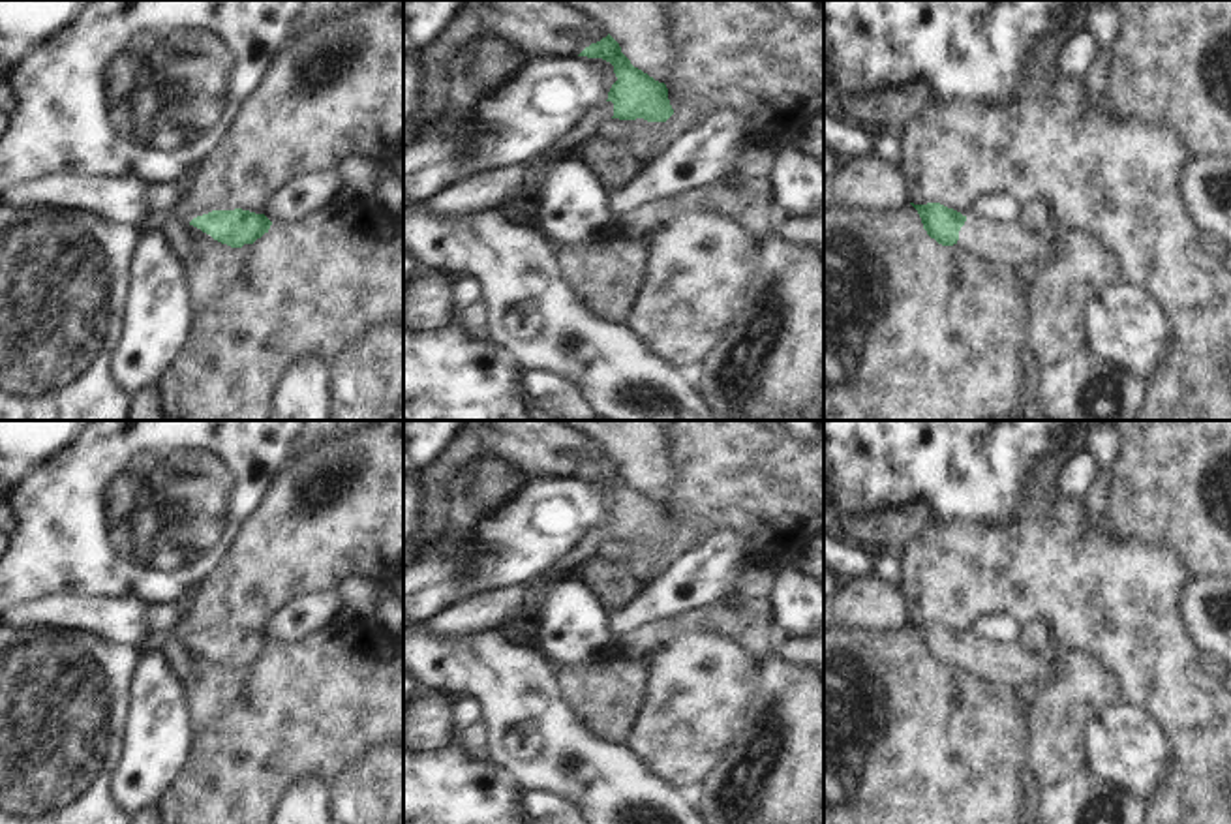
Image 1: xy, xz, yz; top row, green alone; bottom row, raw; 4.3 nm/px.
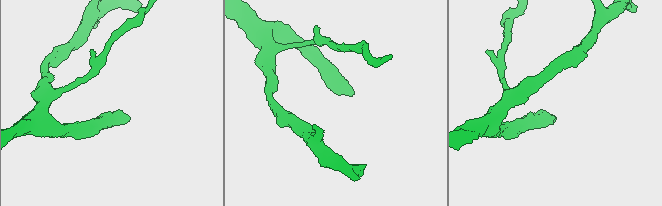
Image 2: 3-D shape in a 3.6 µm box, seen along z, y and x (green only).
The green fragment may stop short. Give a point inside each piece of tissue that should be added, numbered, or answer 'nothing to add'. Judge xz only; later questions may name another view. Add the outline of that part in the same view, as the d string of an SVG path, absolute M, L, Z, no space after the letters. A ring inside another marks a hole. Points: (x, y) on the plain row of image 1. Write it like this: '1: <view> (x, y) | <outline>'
nothing to add

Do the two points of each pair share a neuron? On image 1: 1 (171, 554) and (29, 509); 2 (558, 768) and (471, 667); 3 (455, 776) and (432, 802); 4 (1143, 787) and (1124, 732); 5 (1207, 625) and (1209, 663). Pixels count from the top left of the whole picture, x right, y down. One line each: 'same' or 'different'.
1: same
2: same
3: same
4: same
5: different

